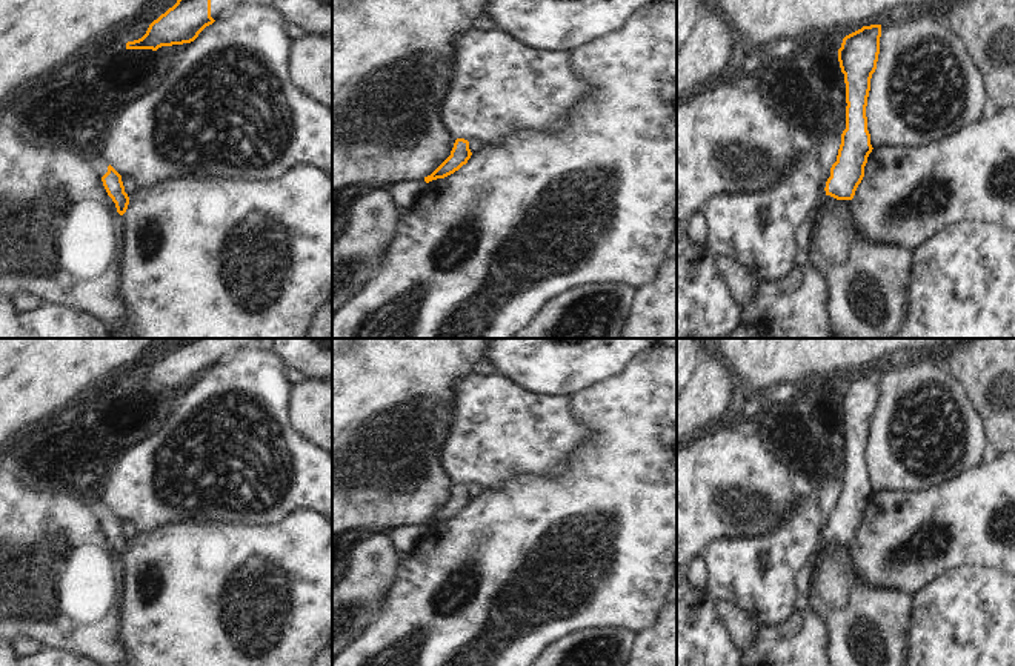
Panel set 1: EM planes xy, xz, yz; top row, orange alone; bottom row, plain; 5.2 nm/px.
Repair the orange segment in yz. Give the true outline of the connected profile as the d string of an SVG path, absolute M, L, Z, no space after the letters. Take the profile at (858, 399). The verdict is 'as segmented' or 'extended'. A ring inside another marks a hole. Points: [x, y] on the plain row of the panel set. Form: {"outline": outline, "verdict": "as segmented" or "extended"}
{"outline": "M881 369L863 371L846 380L838 394L838 406L846 428L846 474L837 506L830 512L830 521L821 531L821 537L804 568L798 572L795 586L798 594L809 594L814 569L827 549L841 549L852 544L864 521L864 511L872 497L867 475L866 451L870 435L870 423L877 414L880 398Z", "verdict": "extended"}

